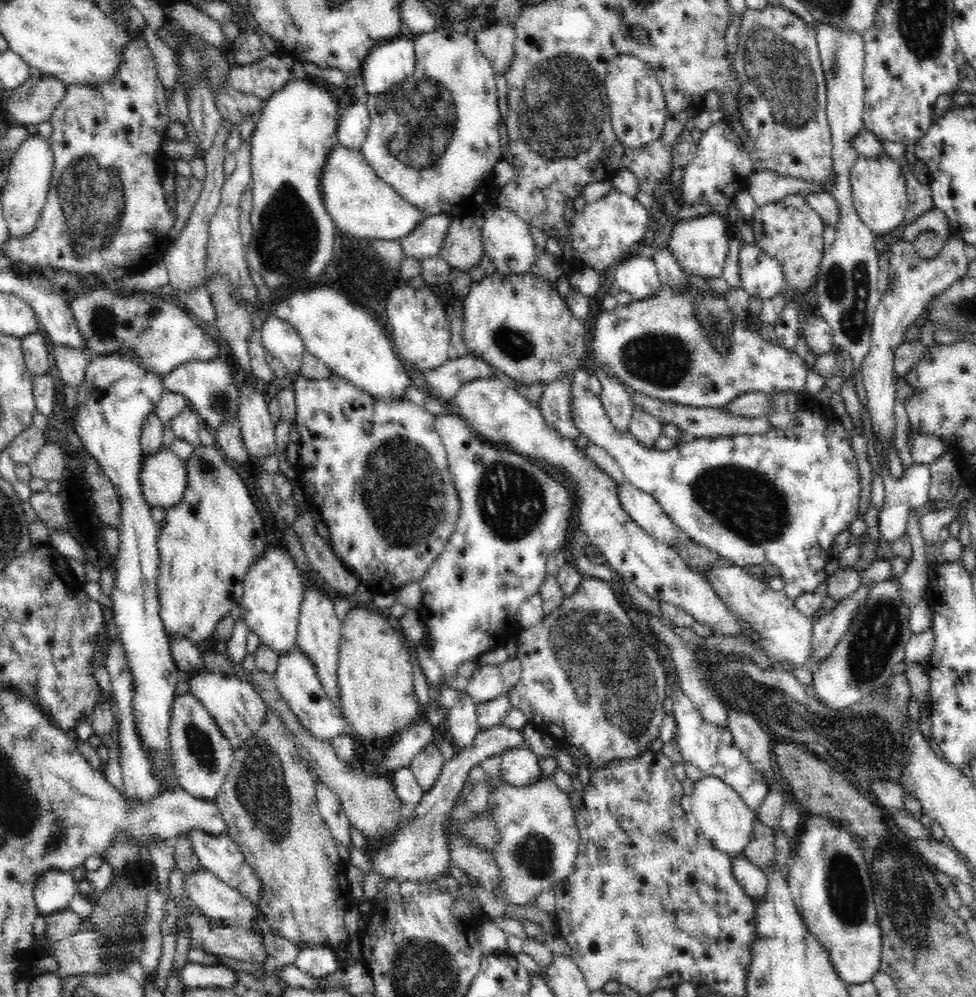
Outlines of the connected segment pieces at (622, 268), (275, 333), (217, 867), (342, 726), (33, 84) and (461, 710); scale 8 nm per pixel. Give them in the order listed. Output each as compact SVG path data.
M628 254L626 259L614 266L613 271L615 283L634 300L646 300L660 292L662 288L657 266L652 257Z
M271 314L261 327L261 341L266 352L279 358L287 372L299 374L301 358L306 350L303 340L294 328Z
M195 828L182 833L189 842L189 848L192 848L193 852L196 853L197 860L200 861L202 867L208 869L208 872L216 875L220 880L227 883L228 886L232 886L240 891L242 896L250 898L256 907L261 906L260 877L256 876L256 871L248 864L248 861L245 859L245 854L242 853L233 838L211 835L202 830L196 830Z
M296 645L294 650L287 657L280 657L276 674L274 674L277 690L281 698L289 707L290 713L297 718L297 724L312 736L313 740L320 740L325 744L330 744L331 740L338 736L341 732L352 729L346 724L346 719L340 715L337 706L329 701L326 697L324 688L320 684L320 680L316 668L312 662L301 653L300 648Z
M42 74L42 77L28 77L6 99L8 110L20 124L40 124L50 120L54 109L64 98L67 89L64 84Z
M460 690L459 692L458 701L449 709L445 722L446 734L448 734L455 752L470 746L480 729L477 719L477 707L479 705L473 701L466 691Z

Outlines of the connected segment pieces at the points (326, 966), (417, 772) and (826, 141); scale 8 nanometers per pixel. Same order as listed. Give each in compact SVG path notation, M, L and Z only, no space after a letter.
M307 945L300 947L295 965L314 978L333 977L338 969L334 948Z
M433 740L413 759L409 768L412 770L418 784L427 793L440 777L446 761L440 753L440 747Z
M768 3L762 10L747 6L738 32L734 69L742 83L742 123L747 129L753 171L772 170L804 182L827 184L835 169L835 156L827 117L827 86L814 28L784 5Z

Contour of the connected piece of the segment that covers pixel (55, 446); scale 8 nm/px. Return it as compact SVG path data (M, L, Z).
M46 442L27 465L31 476L42 478L45 481L60 481L65 469L61 445L56 442Z

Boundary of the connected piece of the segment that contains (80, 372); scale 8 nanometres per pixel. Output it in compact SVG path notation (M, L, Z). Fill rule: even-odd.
M54 345L52 350L54 364L57 365L58 374L65 384L69 384L77 391L83 383L86 367L90 358L80 349L68 347L66 345Z

